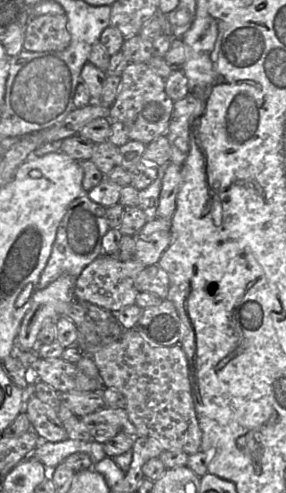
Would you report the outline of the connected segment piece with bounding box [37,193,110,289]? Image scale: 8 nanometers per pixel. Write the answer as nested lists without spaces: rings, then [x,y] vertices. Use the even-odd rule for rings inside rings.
[[[87,193],[70,202],[58,226],[51,254],[40,275],[37,289],[46,288],[64,274],[77,278],[87,265],[103,253],[102,238],[109,229],[107,208],[92,201]]]

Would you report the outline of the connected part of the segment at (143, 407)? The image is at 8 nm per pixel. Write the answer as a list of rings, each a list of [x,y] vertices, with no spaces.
[[[129,329],[117,342],[98,350],[83,350],[83,352],[96,364],[104,387],[117,389],[126,398],[126,412],[130,421],[135,425],[138,436],[156,439],[166,451],[183,451],[191,455],[201,450],[201,429],[191,395],[188,361],[179,344],[157,345],[149,342],[137,330]]]

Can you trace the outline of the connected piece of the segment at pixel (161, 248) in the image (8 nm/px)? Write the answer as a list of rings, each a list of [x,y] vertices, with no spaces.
[[[156,217],[135,235],[134,258],[145,266],[156,265],[171,242],[171,219]]]

